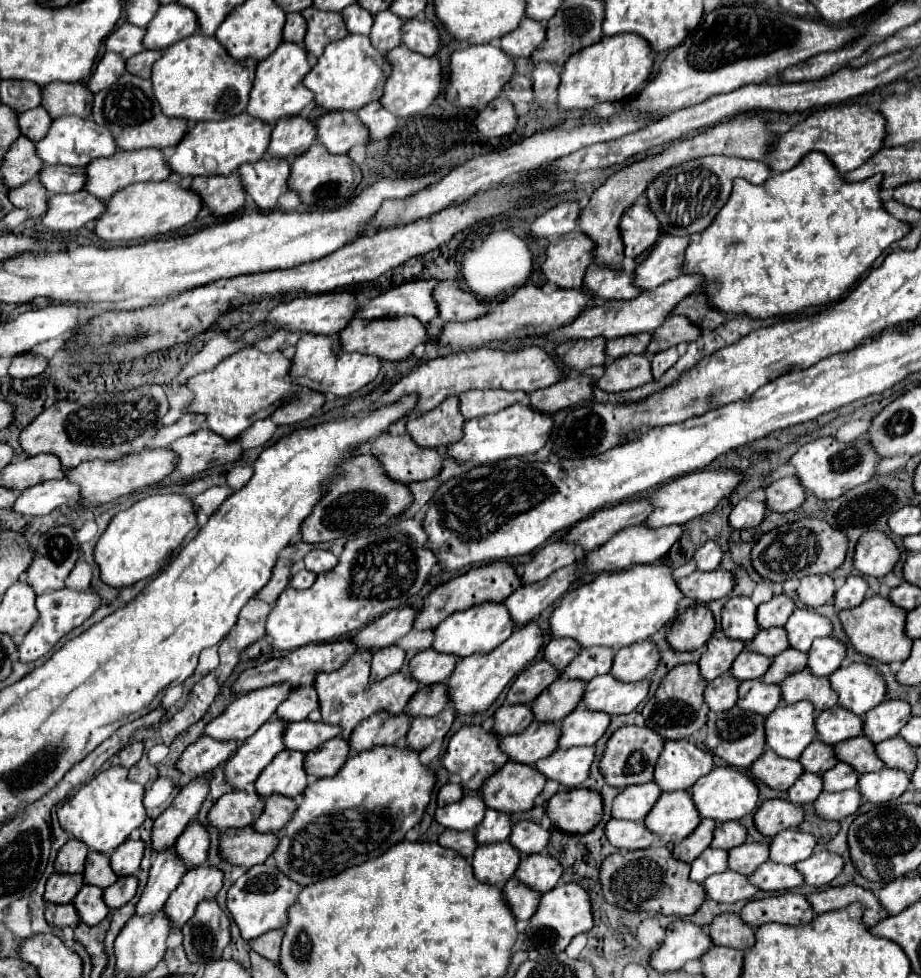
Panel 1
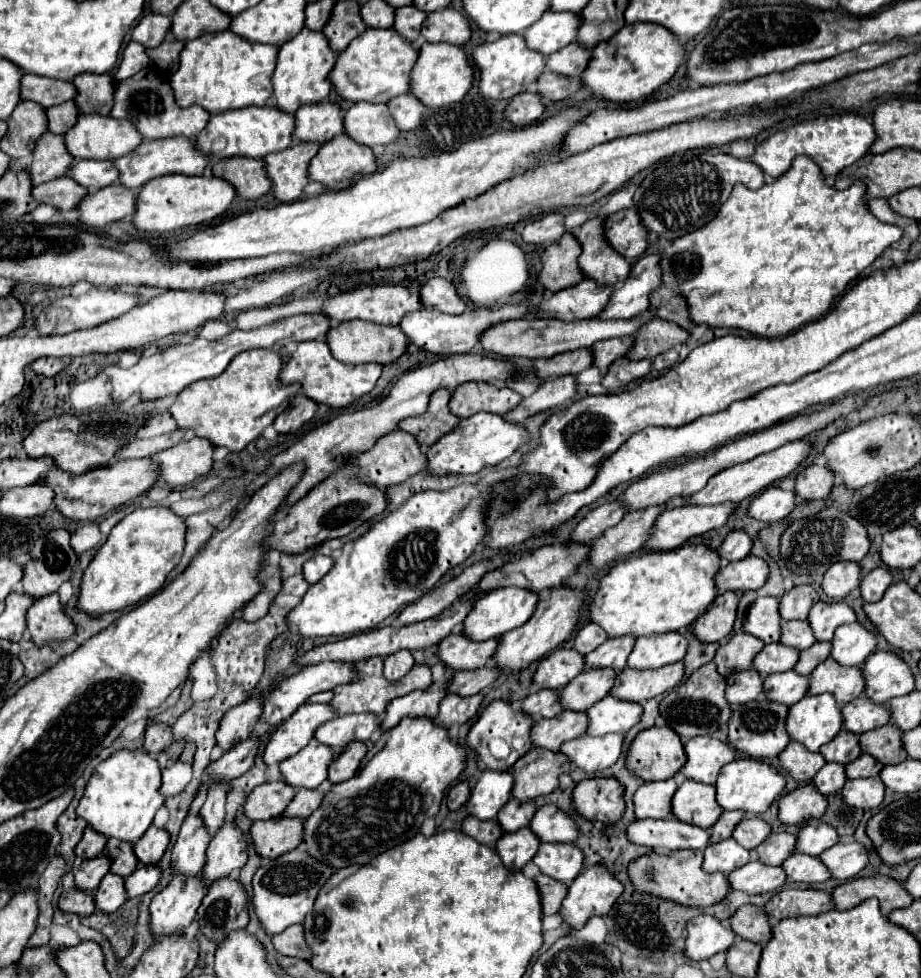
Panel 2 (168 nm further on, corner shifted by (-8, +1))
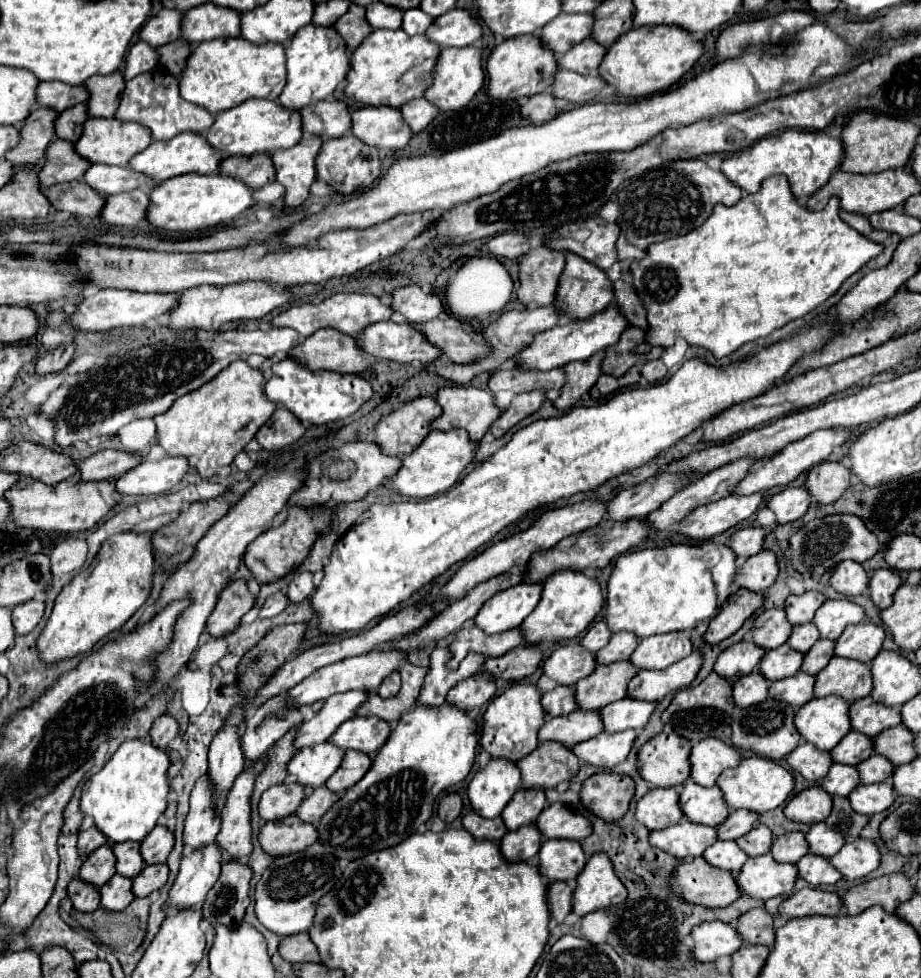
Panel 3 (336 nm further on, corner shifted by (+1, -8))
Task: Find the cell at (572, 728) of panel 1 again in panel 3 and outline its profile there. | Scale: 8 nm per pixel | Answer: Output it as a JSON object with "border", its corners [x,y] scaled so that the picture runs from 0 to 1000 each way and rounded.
{"border":[[[673,715],[658,723],[654,723],[649,729],[656,739],[656,749],[671,749],[680,745],[697,745],[710,727],[712,719],[693,717],[693,715]]]}

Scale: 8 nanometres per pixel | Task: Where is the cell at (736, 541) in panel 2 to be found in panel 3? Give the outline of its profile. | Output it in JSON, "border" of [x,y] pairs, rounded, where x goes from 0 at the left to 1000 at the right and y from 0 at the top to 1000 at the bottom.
{"border":[[[810,539],[803,541],[795,547],[793,551],[793,561],[797,561],[797,567],[801,572],[812,572],[821,565],[827,563],[827,555],[830,555],[830,541],[825,539]]]}

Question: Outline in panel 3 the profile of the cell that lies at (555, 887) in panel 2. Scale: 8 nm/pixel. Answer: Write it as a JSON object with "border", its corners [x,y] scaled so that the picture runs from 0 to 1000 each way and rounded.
{"border":[[[602,901],[595,905],[593,917],[595,917],[595,929],[599,942],[610,944],[610,940],[619,934],[621,927],[621,907],[612,901]]]}

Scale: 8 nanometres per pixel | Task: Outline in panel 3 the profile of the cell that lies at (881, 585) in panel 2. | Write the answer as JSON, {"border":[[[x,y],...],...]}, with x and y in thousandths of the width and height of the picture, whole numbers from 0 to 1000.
{"border":[[[955,582],[945,590],[945,596],[942,596],[945,612],[953,623],[962,623],[969,619],[969,608],[977,598],[979,598],[979,592],[973,584]]]}

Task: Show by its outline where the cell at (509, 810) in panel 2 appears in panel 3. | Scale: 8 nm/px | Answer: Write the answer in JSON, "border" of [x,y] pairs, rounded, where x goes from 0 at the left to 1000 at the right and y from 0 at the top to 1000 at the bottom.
{"border":[[[575,807],[575,809],[560,809],[560,813],[554,817],[549,827],[545,829],[545,837],[552,850],[560,850],[567,844],[575,844],[582,839],[586,829],[593,823],[593,815],[588,807]]]}

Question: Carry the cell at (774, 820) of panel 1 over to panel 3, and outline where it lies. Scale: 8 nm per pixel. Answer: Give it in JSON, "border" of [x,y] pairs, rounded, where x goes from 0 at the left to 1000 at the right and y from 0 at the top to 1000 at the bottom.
{"border":[[[879,805],[869,811],[864,811],[856,823],[851,825],[851,833],[858,839],[864,842],[890,842],[901,833],[903,827],[903,817],[897,813],[890,805]]]}

